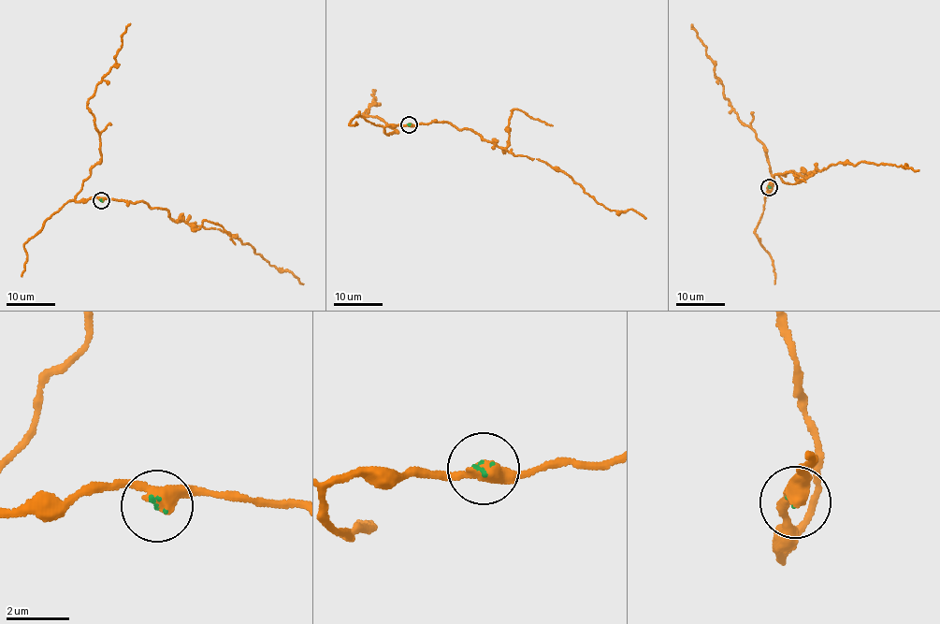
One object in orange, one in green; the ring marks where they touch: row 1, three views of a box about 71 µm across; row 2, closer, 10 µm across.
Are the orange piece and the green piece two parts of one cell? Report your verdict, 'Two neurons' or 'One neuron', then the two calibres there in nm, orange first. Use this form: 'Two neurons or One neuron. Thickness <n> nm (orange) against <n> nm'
One neuron. Thickness 400 nm (orange) against 90 nm

